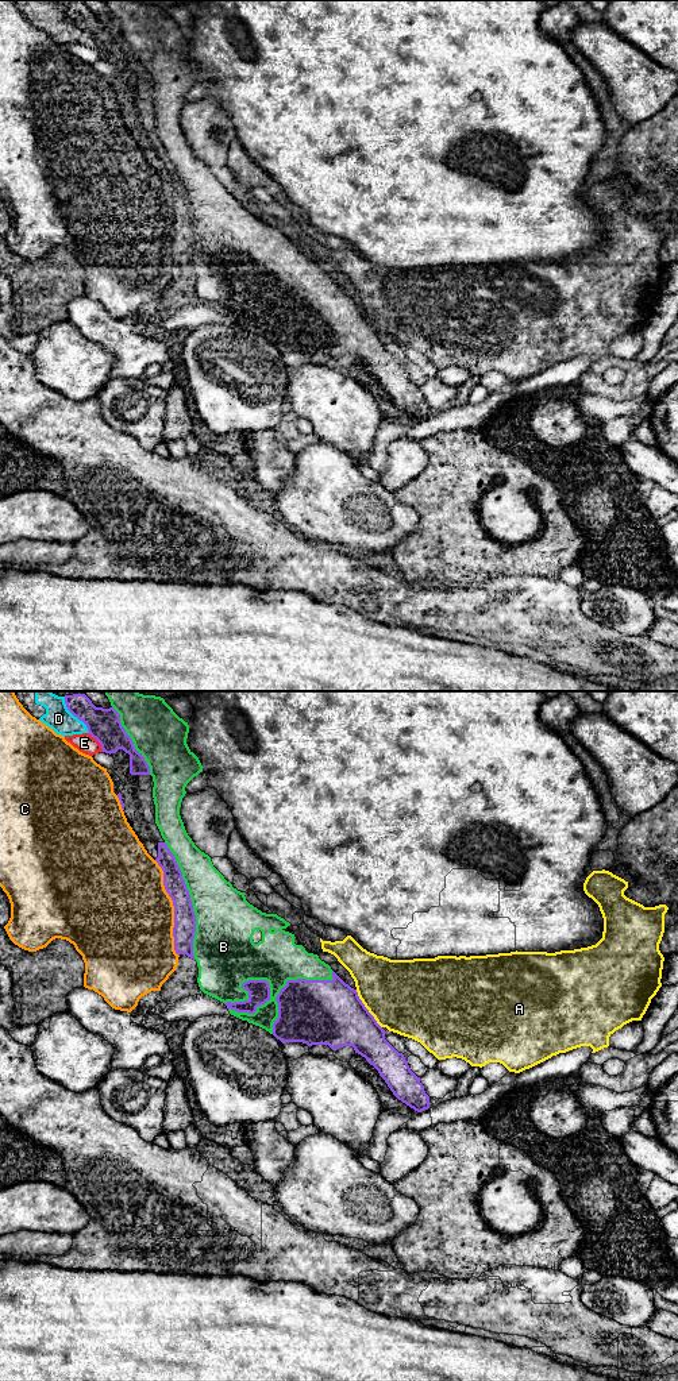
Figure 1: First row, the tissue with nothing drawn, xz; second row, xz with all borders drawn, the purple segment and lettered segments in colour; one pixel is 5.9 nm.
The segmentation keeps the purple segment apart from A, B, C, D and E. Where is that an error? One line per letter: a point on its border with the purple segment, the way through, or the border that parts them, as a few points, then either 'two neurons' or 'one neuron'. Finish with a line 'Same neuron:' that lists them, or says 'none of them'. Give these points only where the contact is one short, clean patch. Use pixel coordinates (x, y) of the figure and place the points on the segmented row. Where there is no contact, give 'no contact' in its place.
A: contact xz (366, 1009); two neurons
B: contact xz (245, 988); one neuron
C: contact xz (174, 909); two neurons
D: contact xz (74, 716); two neurons
E: contact xz (97, 740); two neurons
Same neuron: B

